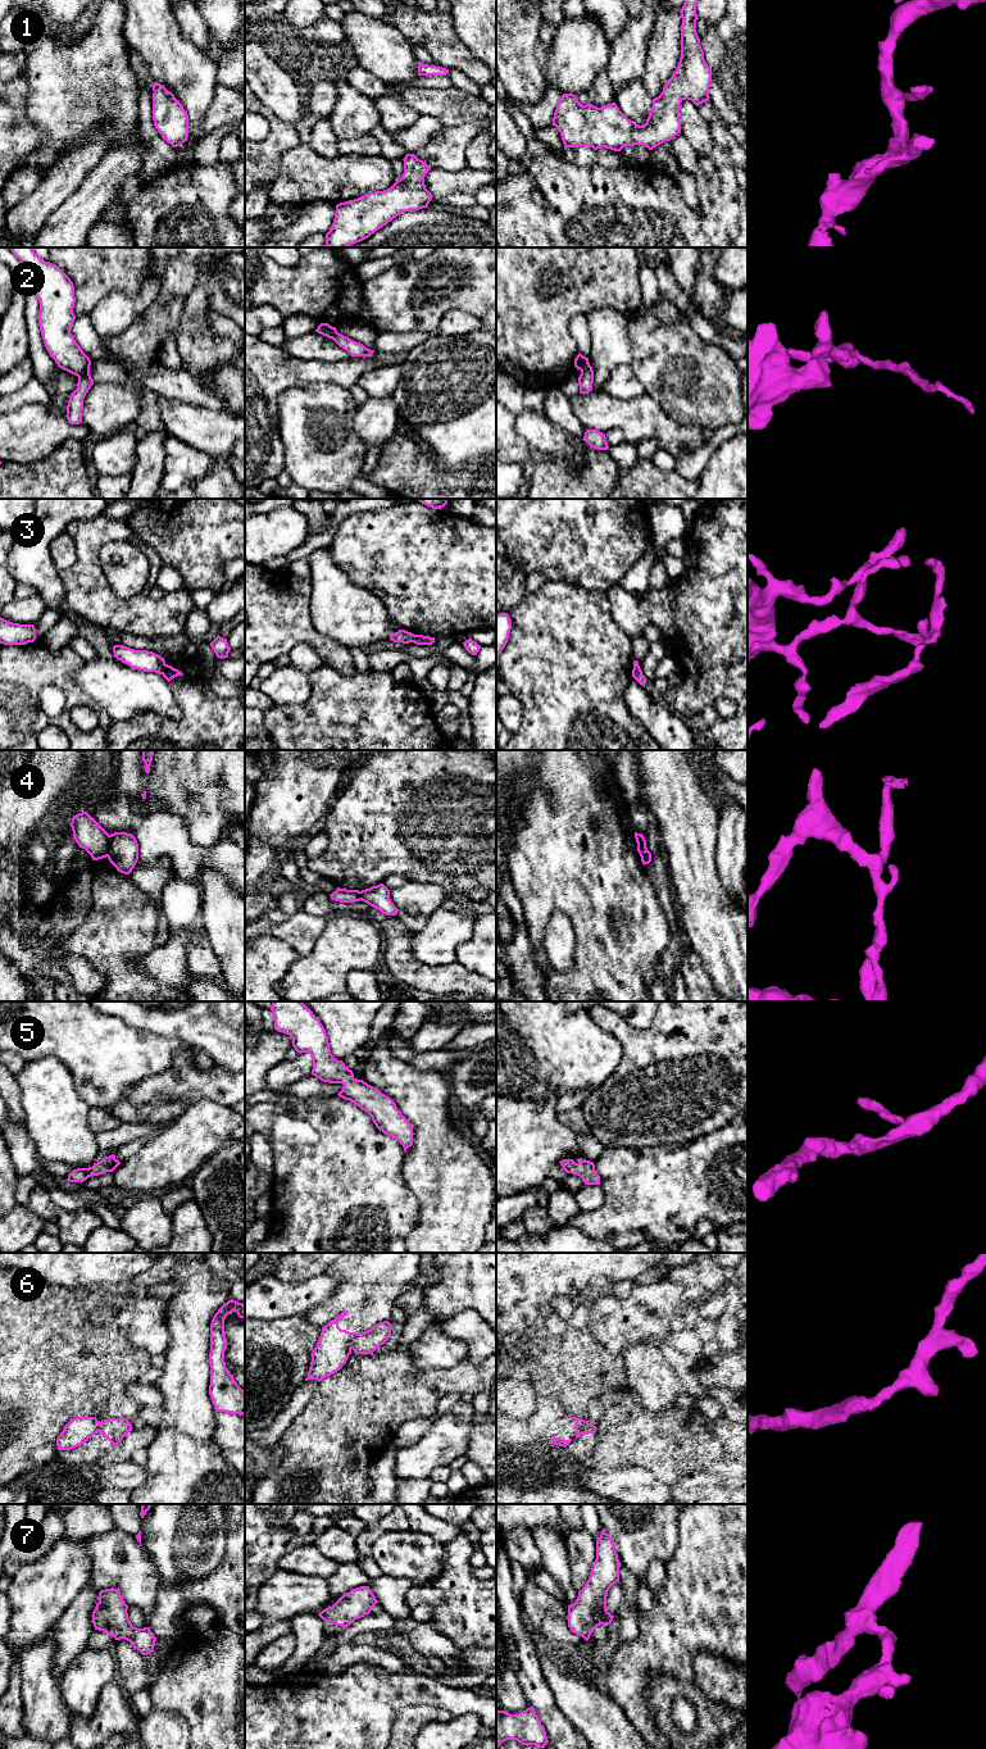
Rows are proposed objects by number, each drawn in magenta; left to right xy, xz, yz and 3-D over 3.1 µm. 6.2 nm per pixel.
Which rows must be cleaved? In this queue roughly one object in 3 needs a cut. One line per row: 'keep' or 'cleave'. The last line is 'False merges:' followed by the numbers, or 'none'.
1: keep
2: cleave
3: cleave
4: cleave
5: keep
6: cleave
7: keep
False merges: 2, 3, 4, 6

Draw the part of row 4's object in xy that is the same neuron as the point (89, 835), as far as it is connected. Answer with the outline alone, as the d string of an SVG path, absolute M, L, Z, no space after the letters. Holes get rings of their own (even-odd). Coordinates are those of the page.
M87 812L73 816L71 827L73 839L91 855L92 860L108 857L110 835Z

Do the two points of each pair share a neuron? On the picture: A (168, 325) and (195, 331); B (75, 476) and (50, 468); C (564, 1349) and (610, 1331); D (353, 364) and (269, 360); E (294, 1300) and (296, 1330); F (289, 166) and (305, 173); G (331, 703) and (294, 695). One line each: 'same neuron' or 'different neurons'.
A: different neurons
B: same neuron
C: different neurons
D: same neuron
E: different neurons
F: same neuron
G: different neurons

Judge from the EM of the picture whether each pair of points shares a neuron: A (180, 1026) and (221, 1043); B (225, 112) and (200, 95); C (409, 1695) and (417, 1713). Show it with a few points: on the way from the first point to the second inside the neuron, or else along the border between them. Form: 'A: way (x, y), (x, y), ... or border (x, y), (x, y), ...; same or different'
A: way (190, 1026), (204, 1026), (210, 1032); same
B: border (216, 82), (213, 101), (200, 131); different
C: border (437, 1708), (430, 1704), (409, 1704), (391, 1725); different

